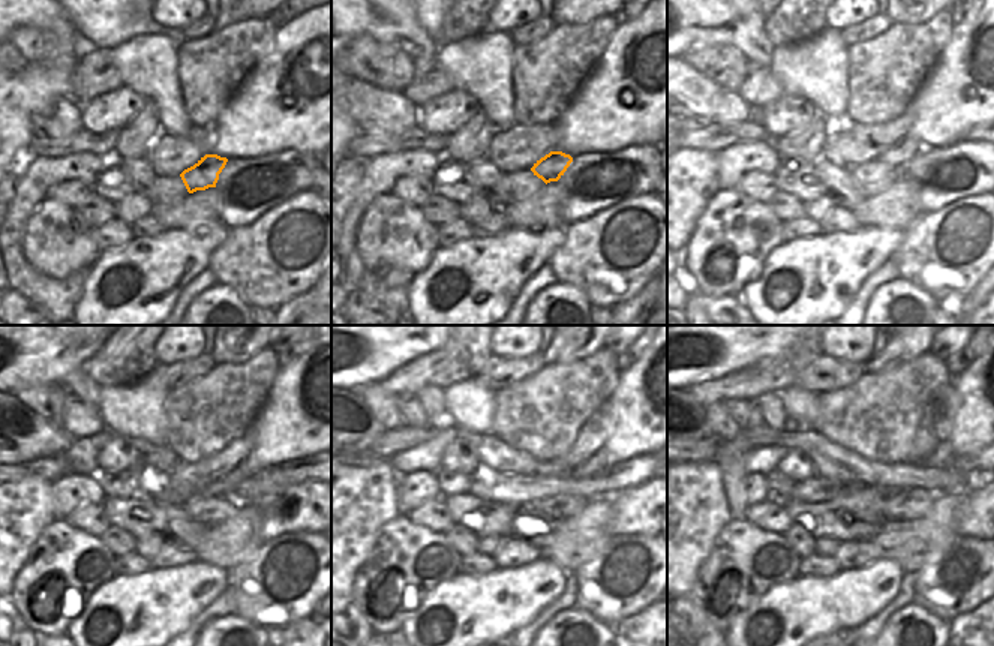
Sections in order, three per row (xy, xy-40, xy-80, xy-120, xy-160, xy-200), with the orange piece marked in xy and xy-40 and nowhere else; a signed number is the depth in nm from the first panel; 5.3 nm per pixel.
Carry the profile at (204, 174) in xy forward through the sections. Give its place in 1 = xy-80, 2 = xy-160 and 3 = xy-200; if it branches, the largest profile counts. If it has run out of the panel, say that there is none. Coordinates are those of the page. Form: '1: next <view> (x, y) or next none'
1: next xy-80 (906, 149)
2: next xy-160 (598, 462)
3: next xy-200 (942, 456)

